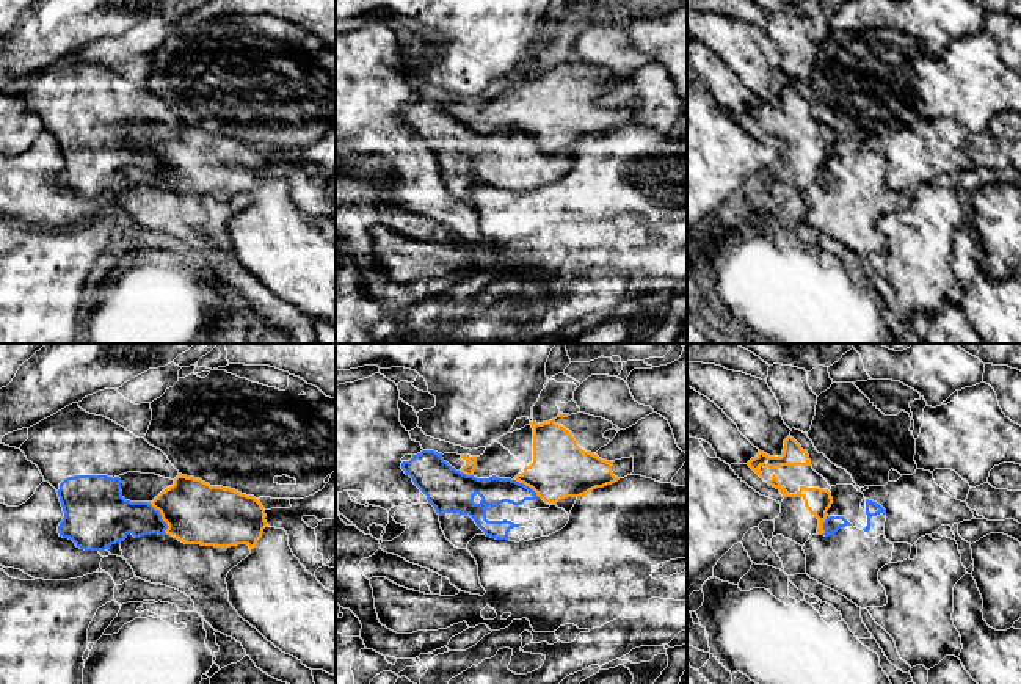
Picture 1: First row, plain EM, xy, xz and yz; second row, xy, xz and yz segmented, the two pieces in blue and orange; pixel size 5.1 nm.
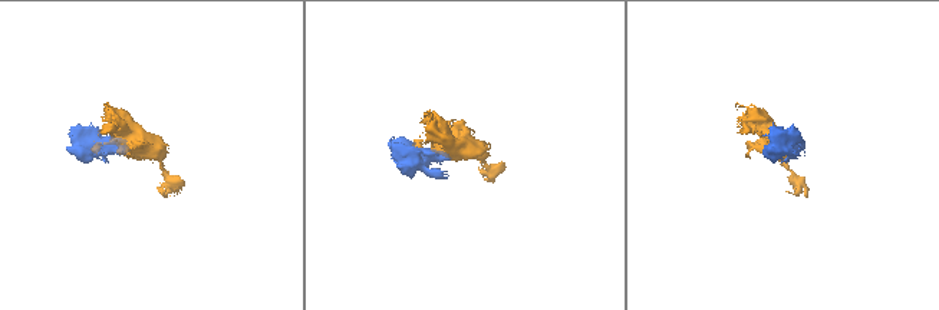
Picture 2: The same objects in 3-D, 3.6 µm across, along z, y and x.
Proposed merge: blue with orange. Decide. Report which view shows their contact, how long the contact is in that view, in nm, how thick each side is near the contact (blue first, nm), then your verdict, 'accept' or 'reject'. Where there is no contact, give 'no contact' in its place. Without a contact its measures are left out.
xy | 190 nm | 240/320 nm | reject

